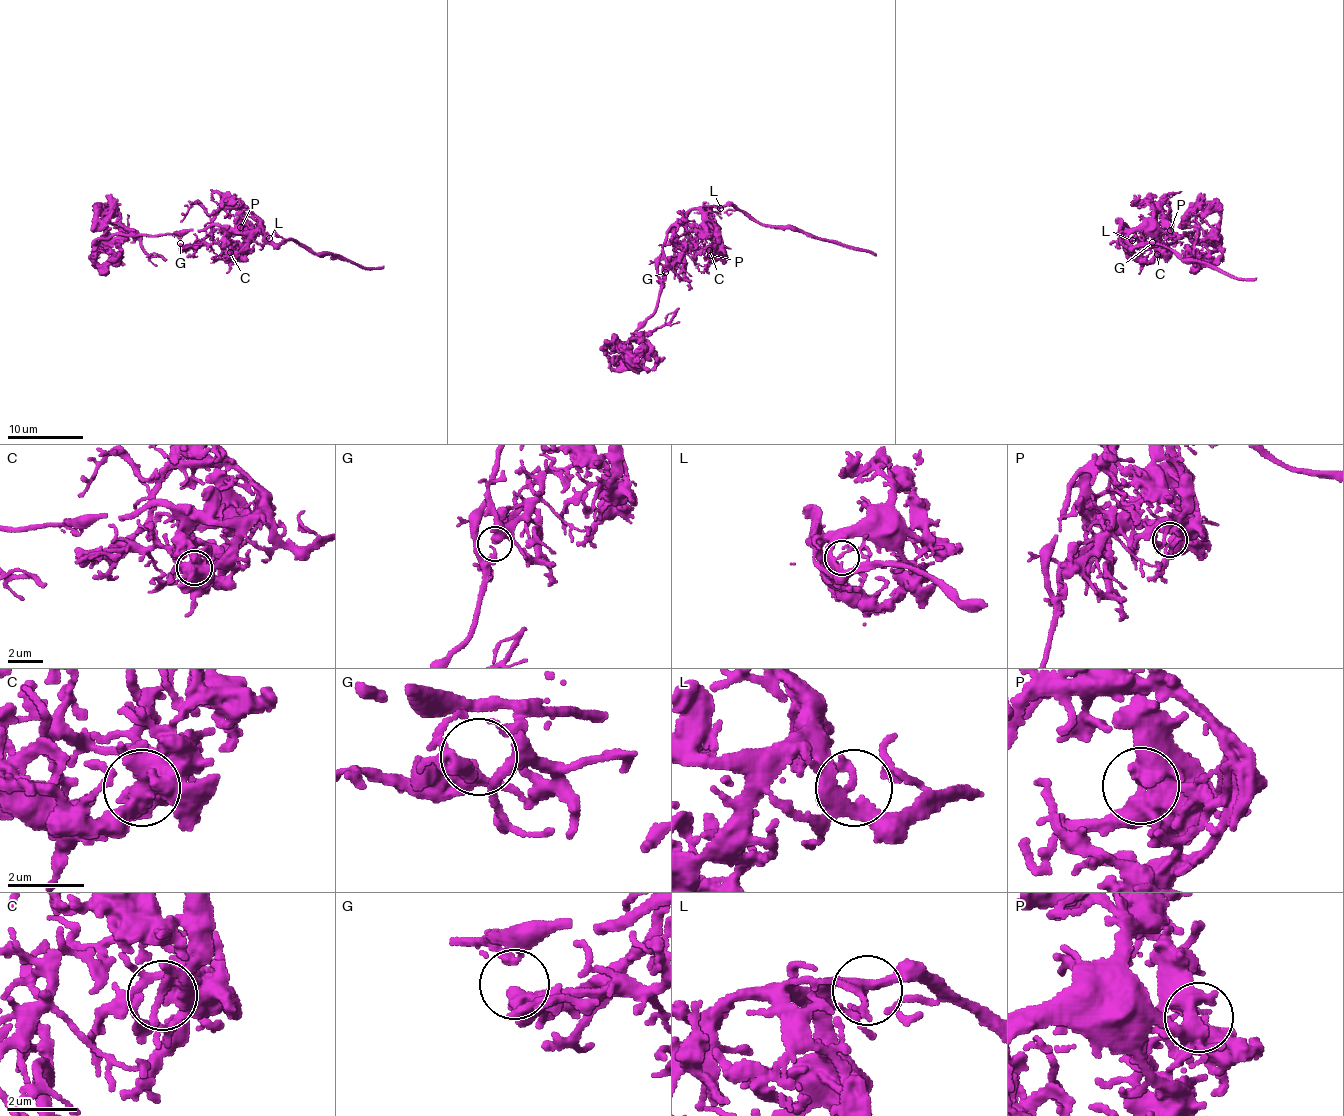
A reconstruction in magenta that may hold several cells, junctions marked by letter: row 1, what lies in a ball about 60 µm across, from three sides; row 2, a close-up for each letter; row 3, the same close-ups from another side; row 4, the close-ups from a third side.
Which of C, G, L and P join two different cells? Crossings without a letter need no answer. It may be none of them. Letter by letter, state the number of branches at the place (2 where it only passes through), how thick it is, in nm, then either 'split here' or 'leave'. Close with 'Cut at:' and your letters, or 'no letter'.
C: 4 branches meet; 200 nm thick; leave
G: 5 branches meet; 320 nm thick; leave
L: 5 branches meet; 200 nm thick; leave
P: 3 branches meet; 400 nm thick; leave
Cut at: no letter

